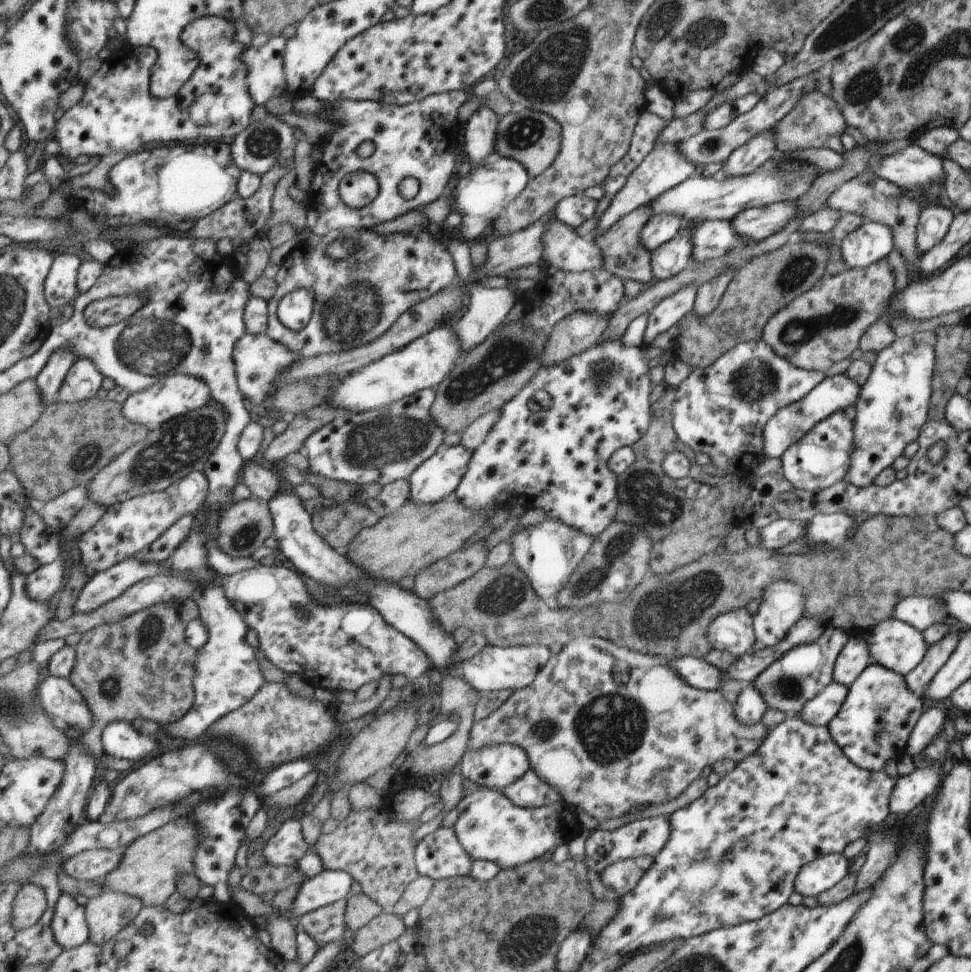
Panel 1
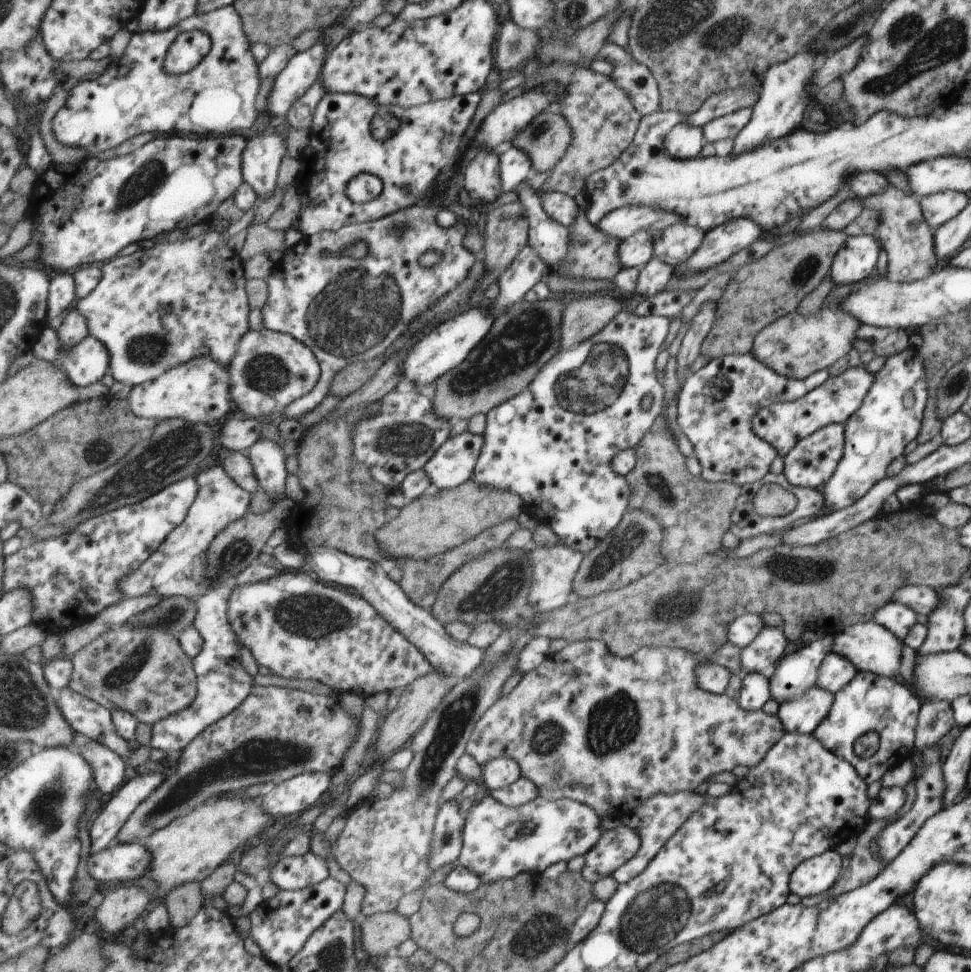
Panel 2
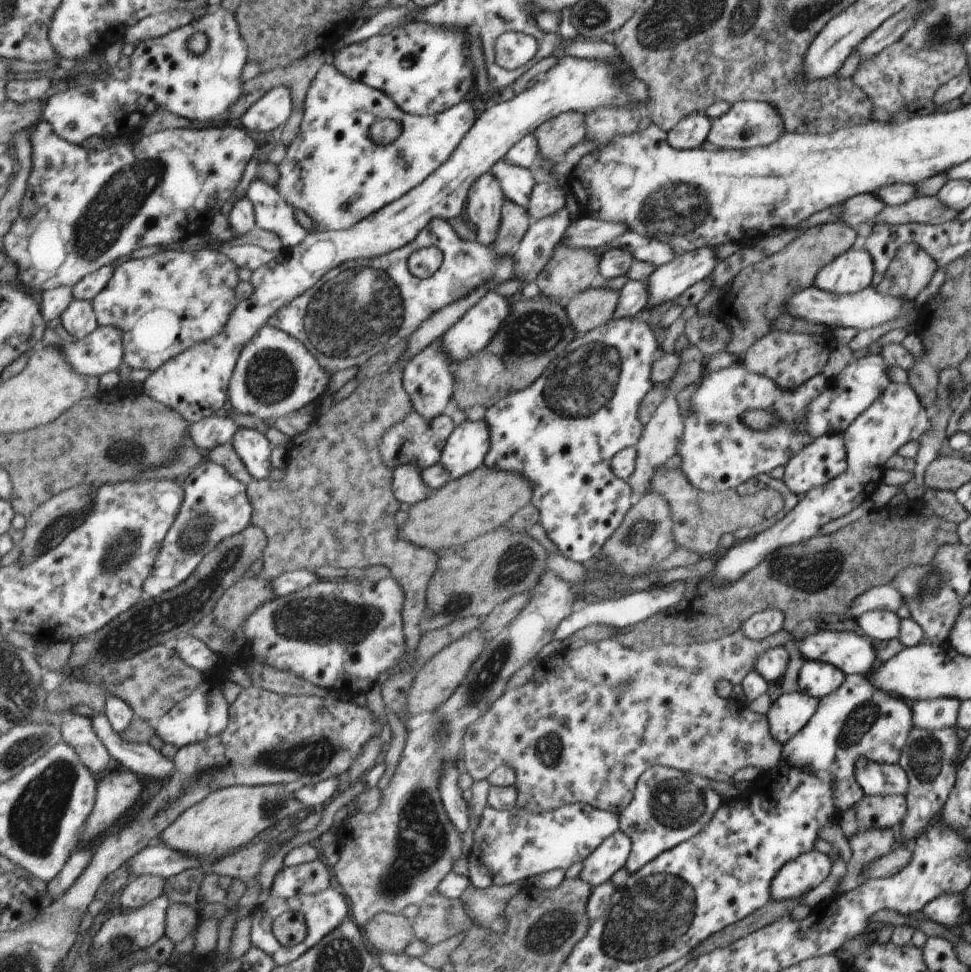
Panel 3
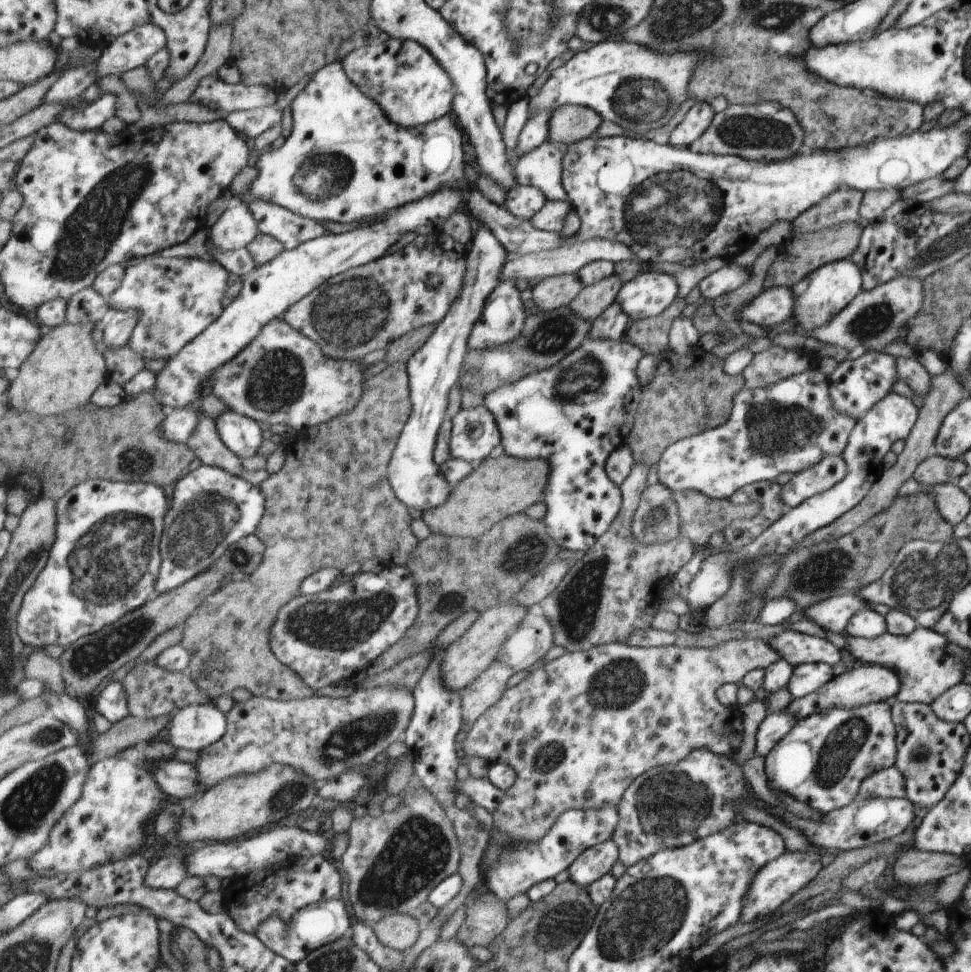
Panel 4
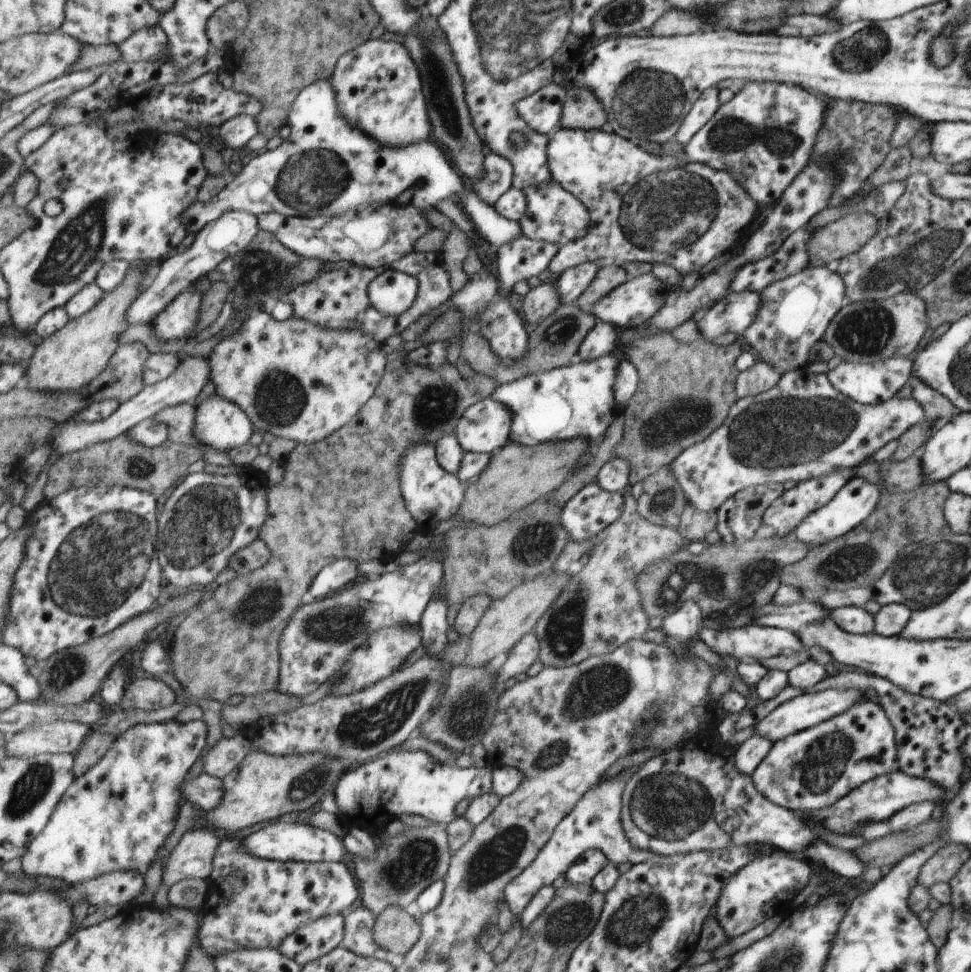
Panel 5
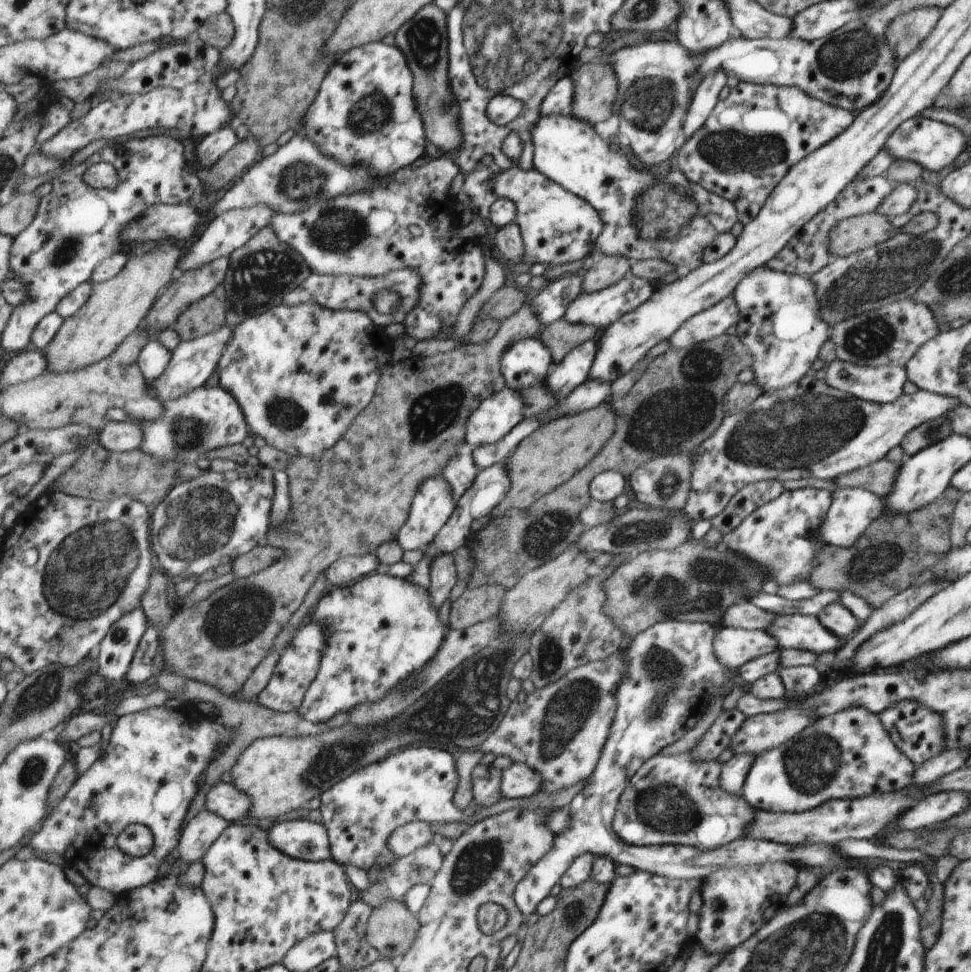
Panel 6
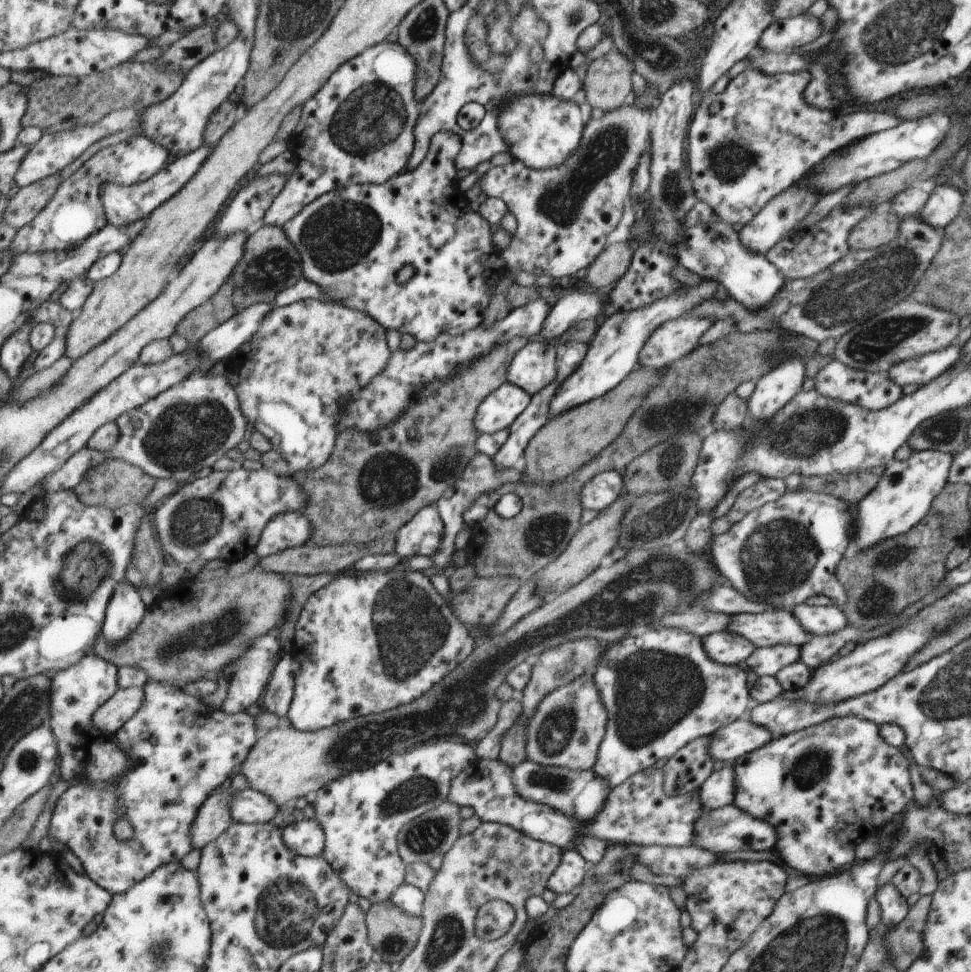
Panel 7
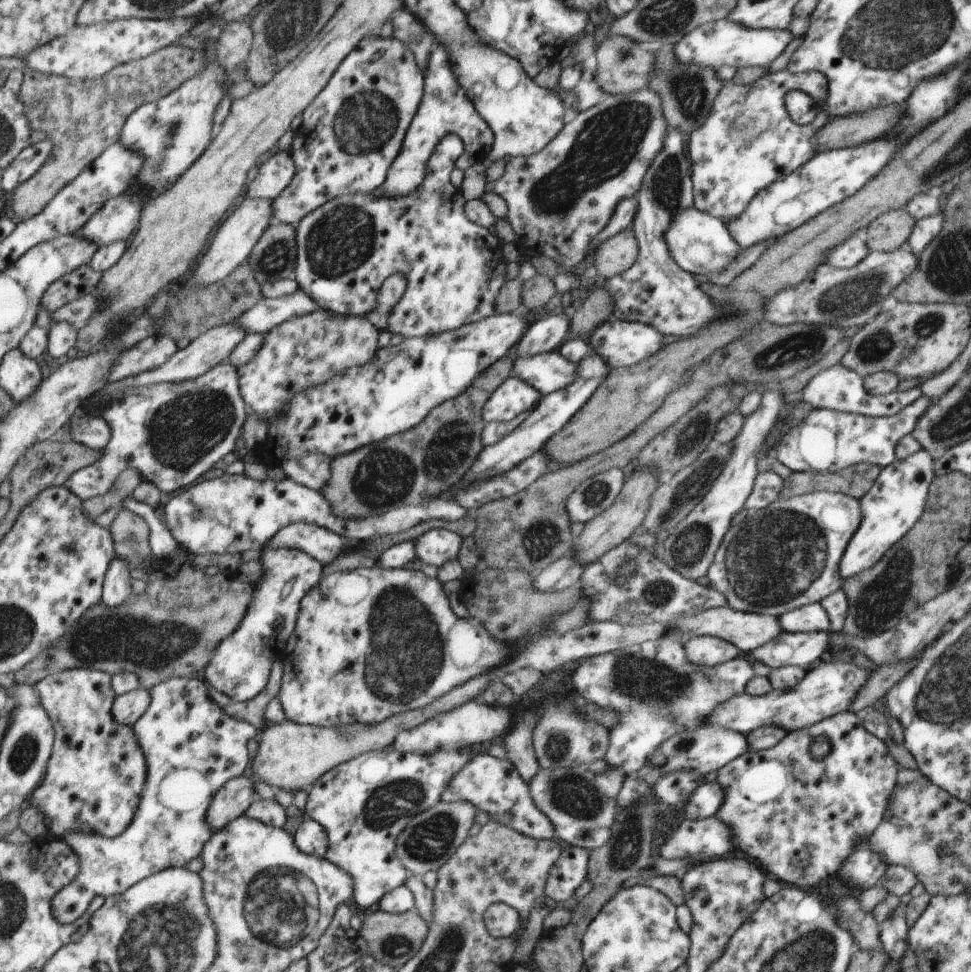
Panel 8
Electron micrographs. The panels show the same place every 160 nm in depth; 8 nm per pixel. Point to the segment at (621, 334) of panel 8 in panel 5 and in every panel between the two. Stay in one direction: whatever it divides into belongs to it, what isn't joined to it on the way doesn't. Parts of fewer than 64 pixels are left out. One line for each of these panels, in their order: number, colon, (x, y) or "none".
5: (735, 312)
6: (711, 323)
7: (672, 341)

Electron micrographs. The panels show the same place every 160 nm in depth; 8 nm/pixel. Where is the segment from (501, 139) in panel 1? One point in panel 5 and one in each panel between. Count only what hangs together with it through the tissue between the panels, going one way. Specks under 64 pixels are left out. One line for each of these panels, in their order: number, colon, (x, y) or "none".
2: (546, 139)
3: (556, 136)
4: (569, 124)
5: (581, 110)

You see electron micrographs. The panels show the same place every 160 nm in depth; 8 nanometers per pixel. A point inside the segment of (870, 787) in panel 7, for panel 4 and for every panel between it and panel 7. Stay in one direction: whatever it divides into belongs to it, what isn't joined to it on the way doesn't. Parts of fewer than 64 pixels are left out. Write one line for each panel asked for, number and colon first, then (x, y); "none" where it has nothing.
4: (822, 762)
5: (816, 767)
6: (849, 754)

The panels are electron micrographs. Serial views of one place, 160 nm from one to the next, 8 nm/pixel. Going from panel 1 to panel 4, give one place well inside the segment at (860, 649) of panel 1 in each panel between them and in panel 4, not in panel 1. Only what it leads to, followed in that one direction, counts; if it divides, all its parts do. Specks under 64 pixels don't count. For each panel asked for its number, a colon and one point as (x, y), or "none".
2: (836, 672)
3: (816, 679)
4: (807, 679)

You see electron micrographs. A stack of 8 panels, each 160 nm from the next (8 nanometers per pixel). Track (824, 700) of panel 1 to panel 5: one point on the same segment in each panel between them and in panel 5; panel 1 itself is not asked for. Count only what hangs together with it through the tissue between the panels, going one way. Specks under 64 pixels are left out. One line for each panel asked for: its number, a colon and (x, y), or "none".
2: (802, 715)
3: (789, 712)
4: (775, 726)
5: (749, 755)

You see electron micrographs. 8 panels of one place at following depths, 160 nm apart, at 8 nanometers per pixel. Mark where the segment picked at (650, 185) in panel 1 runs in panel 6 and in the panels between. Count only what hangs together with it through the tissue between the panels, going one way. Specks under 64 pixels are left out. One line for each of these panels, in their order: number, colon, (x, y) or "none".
2: (682, 141)
3: (689, 133)
4: (696, 121)
5: (702, 110)
6: (705, 97)

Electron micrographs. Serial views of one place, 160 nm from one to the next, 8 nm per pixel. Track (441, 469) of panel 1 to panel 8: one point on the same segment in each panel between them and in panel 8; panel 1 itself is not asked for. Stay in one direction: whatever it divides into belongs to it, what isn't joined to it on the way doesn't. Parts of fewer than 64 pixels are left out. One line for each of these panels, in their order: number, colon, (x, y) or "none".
2: (453, 464)
3: (466, 451)
4: (476, 436)
5: (485, 428)
6: (498, 415)
7: (504, 407)
8: (515, 397)

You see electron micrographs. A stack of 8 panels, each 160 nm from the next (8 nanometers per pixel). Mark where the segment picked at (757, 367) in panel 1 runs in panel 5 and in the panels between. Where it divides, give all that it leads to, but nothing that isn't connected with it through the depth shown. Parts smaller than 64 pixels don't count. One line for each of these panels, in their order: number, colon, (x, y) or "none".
2: (715, 405)
3: (718, 451)
4: (789, 426)
5: (802, 428)

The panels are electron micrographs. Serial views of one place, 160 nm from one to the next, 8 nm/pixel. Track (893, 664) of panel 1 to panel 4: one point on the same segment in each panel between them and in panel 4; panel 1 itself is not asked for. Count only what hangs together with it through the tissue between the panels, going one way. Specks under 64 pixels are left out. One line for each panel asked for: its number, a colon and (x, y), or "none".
2: (869, 647)
3: (852, 654)
4: (796, 648)

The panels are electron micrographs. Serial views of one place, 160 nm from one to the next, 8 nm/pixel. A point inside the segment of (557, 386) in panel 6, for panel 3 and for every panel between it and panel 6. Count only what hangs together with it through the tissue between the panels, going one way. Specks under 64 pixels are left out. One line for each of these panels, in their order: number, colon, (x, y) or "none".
3: (633, 294)
4: (612, 324)
5: (601, 340)

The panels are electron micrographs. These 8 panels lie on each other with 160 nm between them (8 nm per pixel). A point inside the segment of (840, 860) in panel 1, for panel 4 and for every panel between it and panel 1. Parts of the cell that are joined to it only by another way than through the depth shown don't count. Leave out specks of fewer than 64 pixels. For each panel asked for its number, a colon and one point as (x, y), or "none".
2: (817, 873)
3: (804, 872)
4: (775, 883)

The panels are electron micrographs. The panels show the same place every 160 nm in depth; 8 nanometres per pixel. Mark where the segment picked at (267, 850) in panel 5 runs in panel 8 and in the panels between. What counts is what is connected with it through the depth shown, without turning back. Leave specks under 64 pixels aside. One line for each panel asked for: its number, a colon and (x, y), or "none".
6: (301, 839)
7: (307, 838)
8: (311, 838)

